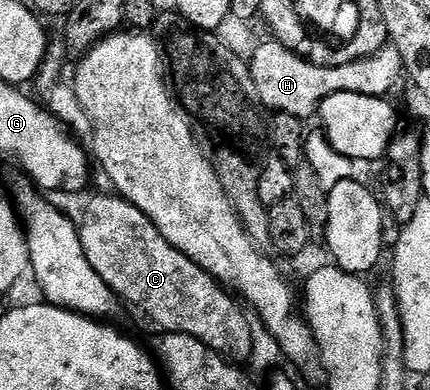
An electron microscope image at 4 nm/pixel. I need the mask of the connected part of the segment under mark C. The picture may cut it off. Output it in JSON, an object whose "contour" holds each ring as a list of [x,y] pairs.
{"contour":[[[116,194],[95,196],[97,197],[85,208],[85,217],[79,220],[83,250],[87,254],[87,262],[95,266],[95,274],[99,274],[99,278],[103,278],[103,282],[107,282],[110,290],[116,292],[124,303],[126,300],[127,303],[134,304],[139,311],[146,312],[161,330],[191,334],[191,338],[199,338],[203,346],[230,361],[248,361],[252,354],[252,326],[250,317],[245,317],[246,309],[208,272],[204,272],[179,250],[175,250],[175,246],[171,246],[171,242],[167,242],[167,238],[159,234],[151,218],[147,218],[147,214],[139,211],[130,200],[124,200]]]}

